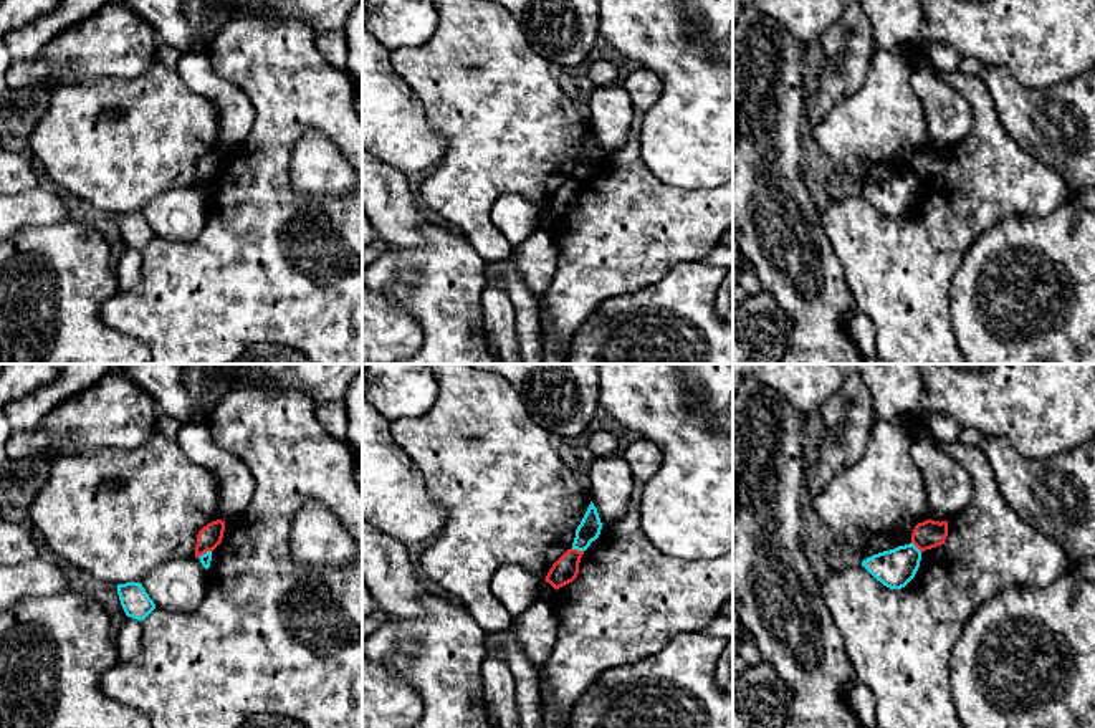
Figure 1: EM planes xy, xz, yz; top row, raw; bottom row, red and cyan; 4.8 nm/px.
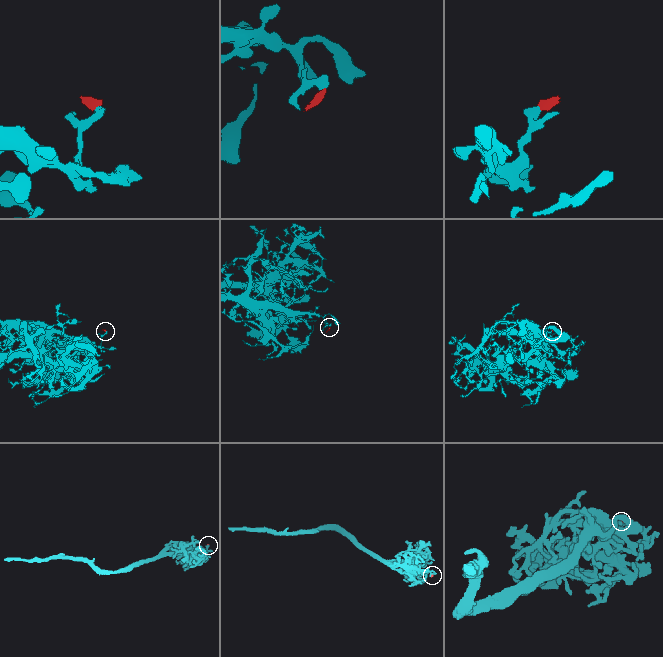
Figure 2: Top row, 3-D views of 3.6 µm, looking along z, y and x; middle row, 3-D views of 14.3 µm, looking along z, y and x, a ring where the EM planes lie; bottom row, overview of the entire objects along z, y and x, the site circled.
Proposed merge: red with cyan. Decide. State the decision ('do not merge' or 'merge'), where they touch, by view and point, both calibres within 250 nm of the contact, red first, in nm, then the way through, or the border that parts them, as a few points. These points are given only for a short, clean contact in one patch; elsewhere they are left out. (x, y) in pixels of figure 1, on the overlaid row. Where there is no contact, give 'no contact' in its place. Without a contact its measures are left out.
do not merge; contact xz (576, 550); calibres 120 and 110 nm; border xz (571, 548), (583, 551)

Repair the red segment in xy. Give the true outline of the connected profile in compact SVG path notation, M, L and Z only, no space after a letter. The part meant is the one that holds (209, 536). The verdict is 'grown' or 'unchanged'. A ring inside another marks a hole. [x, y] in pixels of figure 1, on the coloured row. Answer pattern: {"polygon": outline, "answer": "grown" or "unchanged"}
{"polygon": "M217 520L203 526L197 534L195 558L200 558L207 551L213 551L223 538L225 521Z", "answer": "unchanged"}

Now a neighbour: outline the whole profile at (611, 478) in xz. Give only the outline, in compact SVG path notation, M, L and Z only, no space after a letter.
M624 455L597 457L587 472L591 501L597 508L602 533L627 511L634 477Z

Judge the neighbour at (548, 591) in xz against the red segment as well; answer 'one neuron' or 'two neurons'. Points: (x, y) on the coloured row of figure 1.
one neuron

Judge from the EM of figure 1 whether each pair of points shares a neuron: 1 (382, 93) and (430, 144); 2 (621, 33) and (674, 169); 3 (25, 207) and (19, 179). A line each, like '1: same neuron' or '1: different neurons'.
1: same neuron
2: same neuron
3: different neurons

